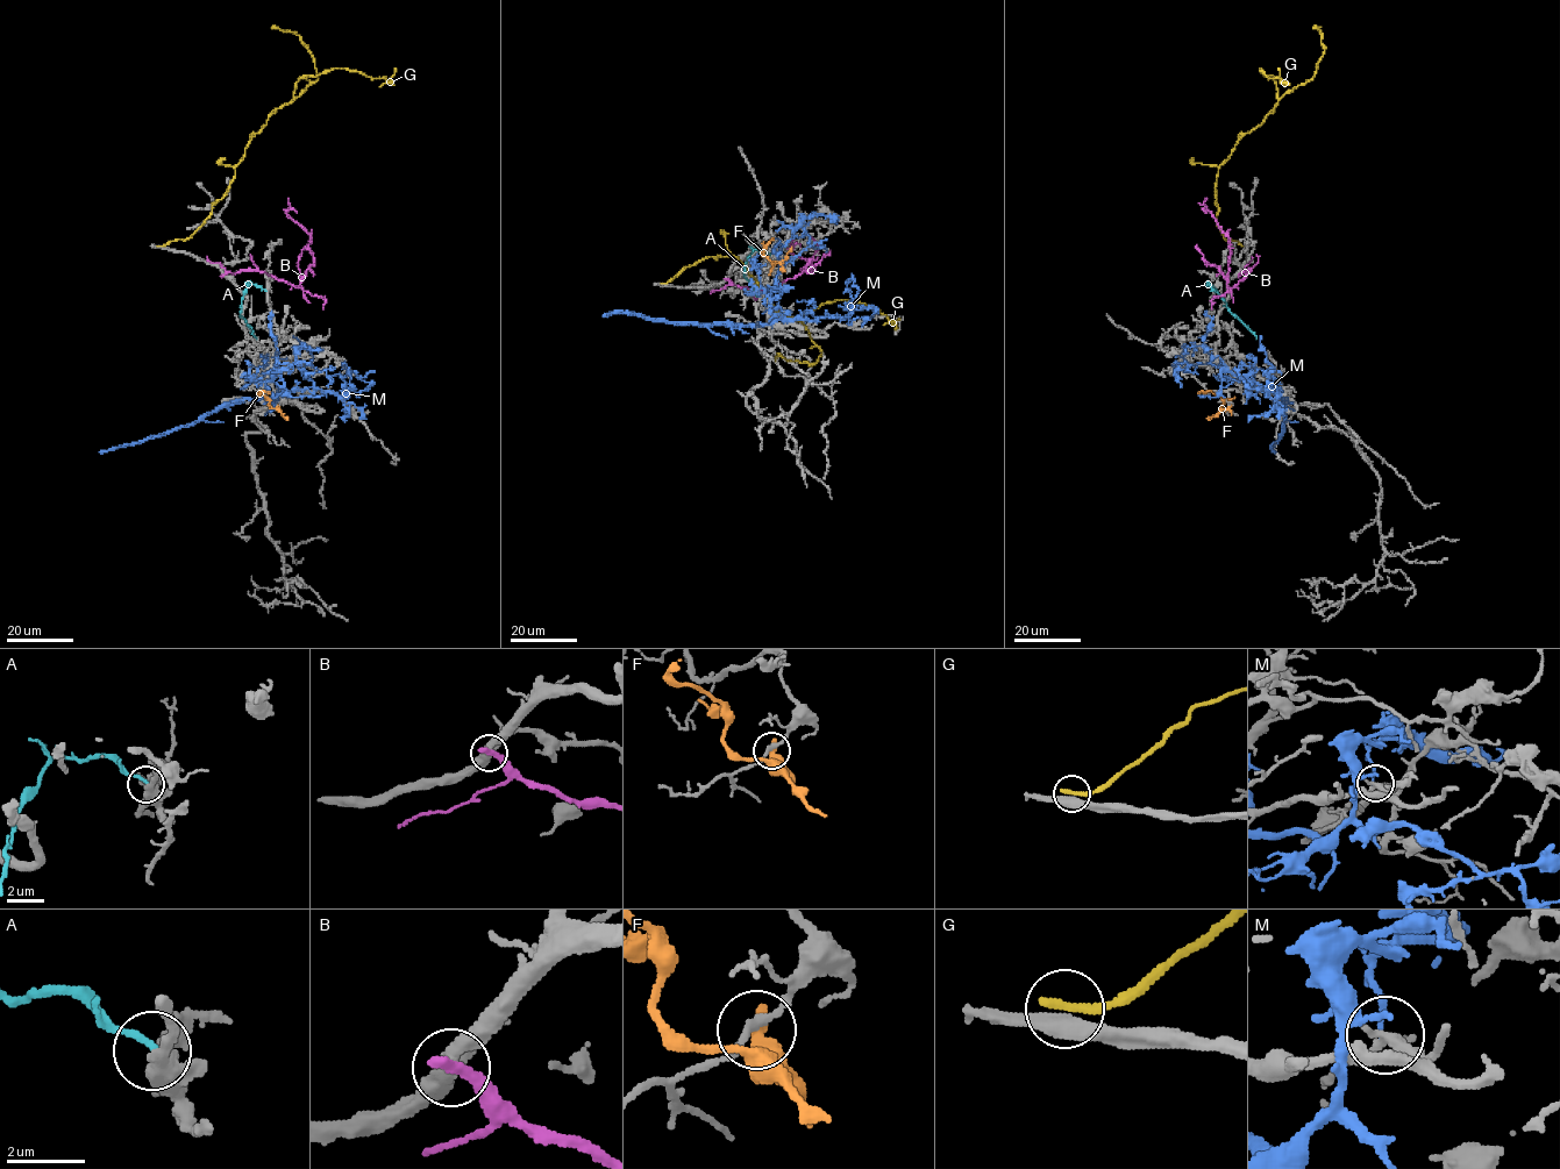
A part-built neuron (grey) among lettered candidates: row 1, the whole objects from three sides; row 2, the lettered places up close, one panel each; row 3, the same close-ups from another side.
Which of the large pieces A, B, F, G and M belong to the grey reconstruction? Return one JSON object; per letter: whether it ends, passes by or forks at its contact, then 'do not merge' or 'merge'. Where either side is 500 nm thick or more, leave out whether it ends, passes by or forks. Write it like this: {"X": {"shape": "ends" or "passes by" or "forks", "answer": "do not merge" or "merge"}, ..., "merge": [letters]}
{"A": {"shape": "ends", "answer": "do not merge"}, "B": {"shape": "ends", "answer": "do not merge"}, "F": {"shape": "ends", "answer": "do not merge"}, "G": {"shape": "ends", "answer": "do not merge"}, "M": {"shape": "ends", "answer": "do not merge"}, "merge": []}

